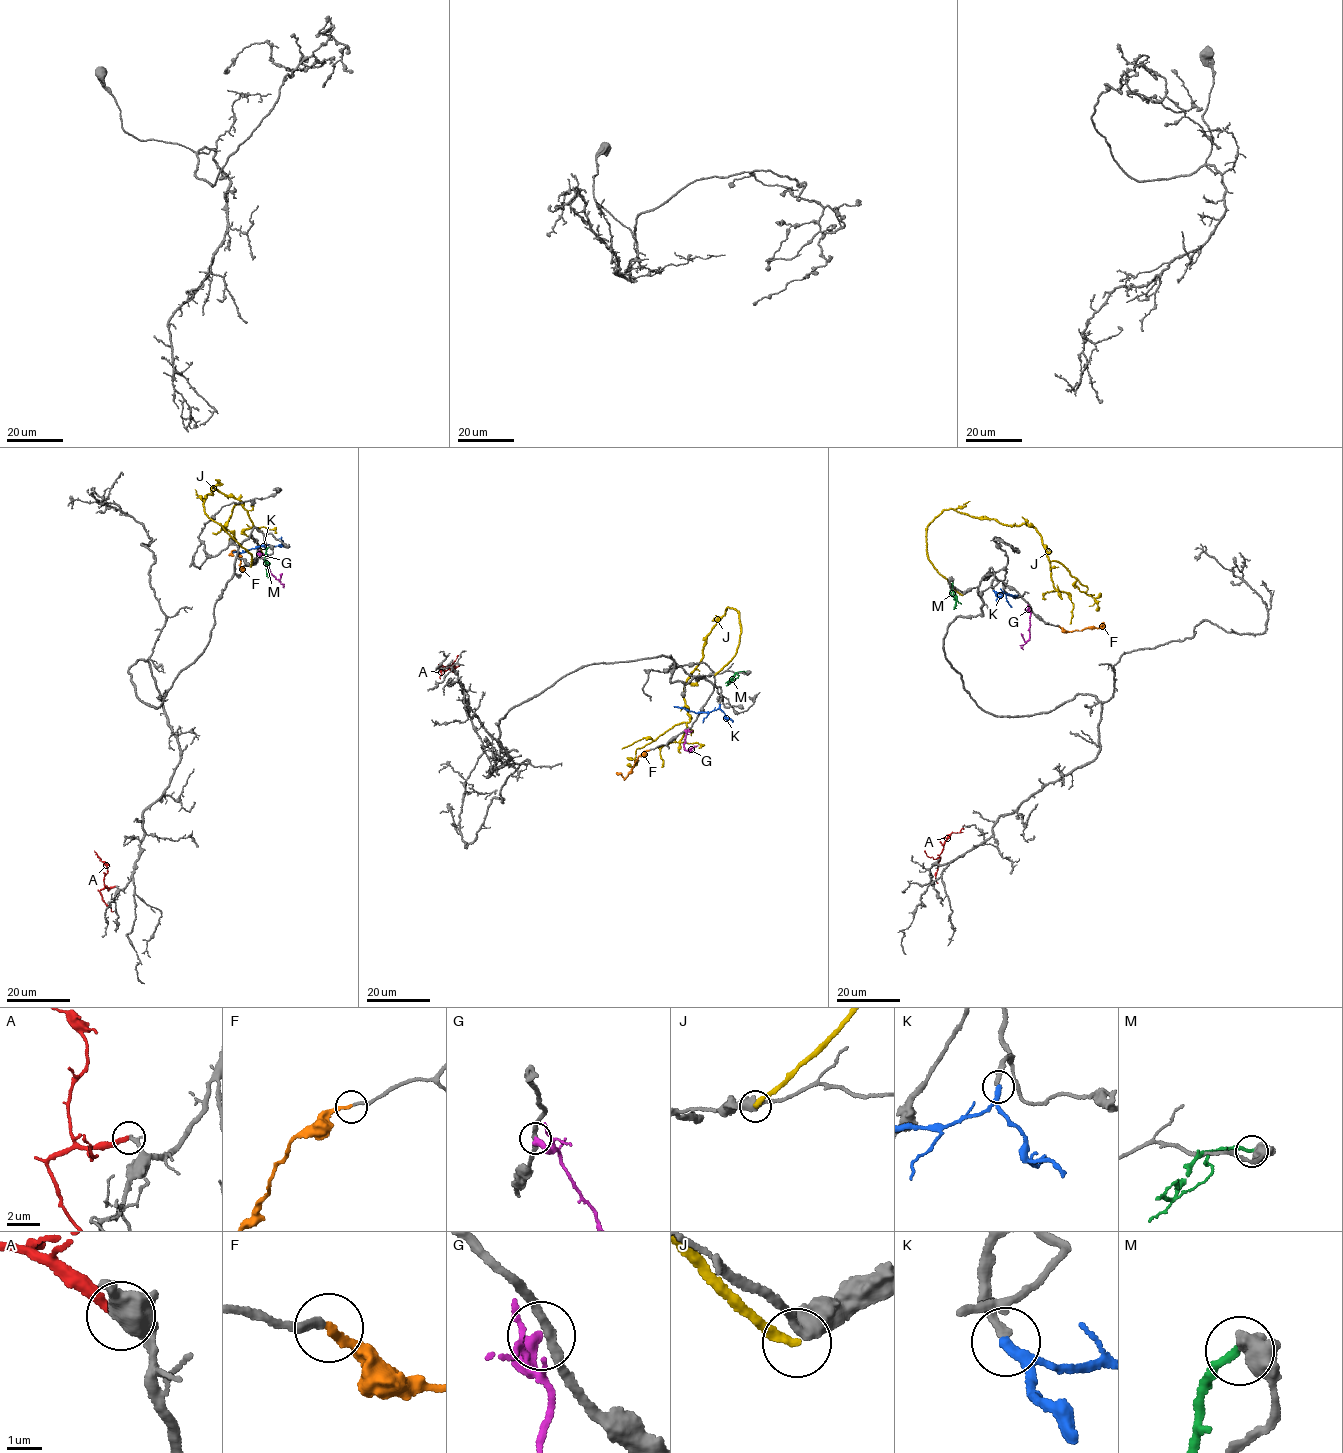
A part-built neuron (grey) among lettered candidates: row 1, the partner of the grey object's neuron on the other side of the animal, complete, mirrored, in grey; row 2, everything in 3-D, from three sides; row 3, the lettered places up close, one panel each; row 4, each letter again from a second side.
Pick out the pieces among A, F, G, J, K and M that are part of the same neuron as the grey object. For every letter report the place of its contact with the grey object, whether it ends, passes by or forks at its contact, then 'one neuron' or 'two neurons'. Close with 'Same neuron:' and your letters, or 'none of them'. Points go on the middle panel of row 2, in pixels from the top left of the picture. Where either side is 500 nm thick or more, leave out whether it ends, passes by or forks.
A: meets grey at (455, 673); it ends there; two neurons
F: meets grey at (650, 750); it ends there; one neuron
G: meets grey at (684, 730); it ends there; two neurons
J: meets grey at (715, 675); it ends there; two neurons
K: meets grey at (720, 704); it passes by; two neurons
M: meets grey at (746, 672); two neurons
Same neuron: F

